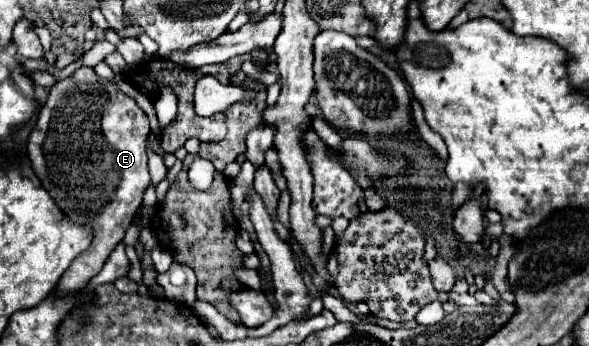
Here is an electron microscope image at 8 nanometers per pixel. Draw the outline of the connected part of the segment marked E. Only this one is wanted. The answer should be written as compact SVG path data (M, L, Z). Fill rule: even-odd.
M81 67L71 77L61 79L51 87L49 99L39 113L39 121L29 135L27 155L43 187L55 199L59 209L63 209L67 219L79 225L91 225L95 231L91 247L85 253L81 253L63 273L57 285L61 293L71 293L77 291L79 287L85 287L89 279L101 271L107 257L111 255L115 245L121 243L127 227L133 223L133 217L141 207L143 193L149 187L147 169L149 131L151 131L149 119L145 111L135 103L135 99L125 95L115 83L101 79L91 67Z

